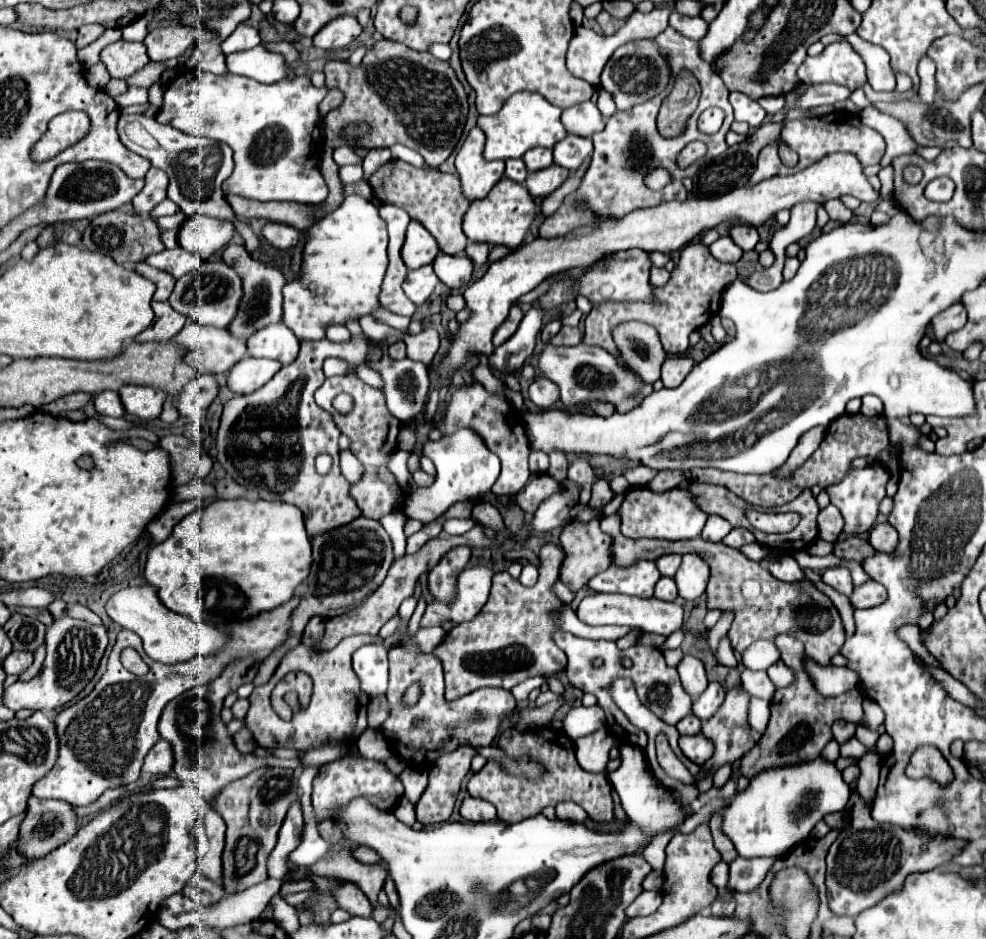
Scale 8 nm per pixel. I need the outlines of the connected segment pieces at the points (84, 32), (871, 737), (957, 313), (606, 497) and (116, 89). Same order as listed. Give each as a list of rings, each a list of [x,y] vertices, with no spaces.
[[[88,24],[88,26],[82,26],[78,30],[78,38],[76,38],[76,48],[84,48],[88,44],[92,44],[100,34],[104,32],[104,26],[94,26],[94,24]]]
[[[860,724],[856,726],[856,736],[860,738],[860,742],[862,744],[866,744],[866,746],[872,746],[872,744],[876,744],[876,740],[878,740],[878,732],[870,732],[870,730],[866,730],[866,728],[862,728]]]
[[[954,304],[932,320],[934,336],[936,336],[938,342],[942,342],[946,334],[960,330],[964,324],[966,324],[966,310],[964,310],[962,304]]]
[[[599,480],[592,487],[589,505],[595,509],[602,509],[614,496],[615,494],[610,489],[608,482],[606,480]]]
[[[110,78],[110,80],[108,80],[108,84],[104,86],[104,92],[106,92],[106,94],[110,94],[112,98],[116,98],[118,94],[126,92],[126,88],[128,88],[128,84],[126,84],[124,80],[114,80],[114,78]]]

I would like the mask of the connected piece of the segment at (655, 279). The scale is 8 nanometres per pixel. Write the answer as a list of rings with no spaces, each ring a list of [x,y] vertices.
[[[652,266],[652,272],[650,272],[650,282],[652,282],[652,286],[664,286],[668,280],[670,280],[670,272],[668,272],[666,268],[656,268],[656,266]]]

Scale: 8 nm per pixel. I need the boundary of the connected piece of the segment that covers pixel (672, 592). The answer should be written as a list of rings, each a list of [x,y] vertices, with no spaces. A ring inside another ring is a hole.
[[[660,578],[654,590],[654,596],[658,600],[666,600],[666,602],[674,602],[678,598],[678,590],[676,590],[676,582],[672,578]]]

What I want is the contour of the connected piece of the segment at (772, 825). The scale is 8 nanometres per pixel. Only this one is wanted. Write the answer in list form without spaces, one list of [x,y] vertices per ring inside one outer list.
[[[822,756],[800,762],[800,764],[790,764],[790,766],[780,766],[780,768],[768,768],[762,770],[762,774],[756,774],[756,778],[750,780],[750,784],[744,790],[738,790],[730,804],[722,812],[722,834],[726,834],[734,846],[736,852],[744,858],[756,858],[756,856],[780,856],[786,850],[792,850],[798,842],[806,840],[810,830],[830,812],[842,812],[852,796],[852,786],[844,782],[842,772],[836,768],[836,762],[830,762]]]

